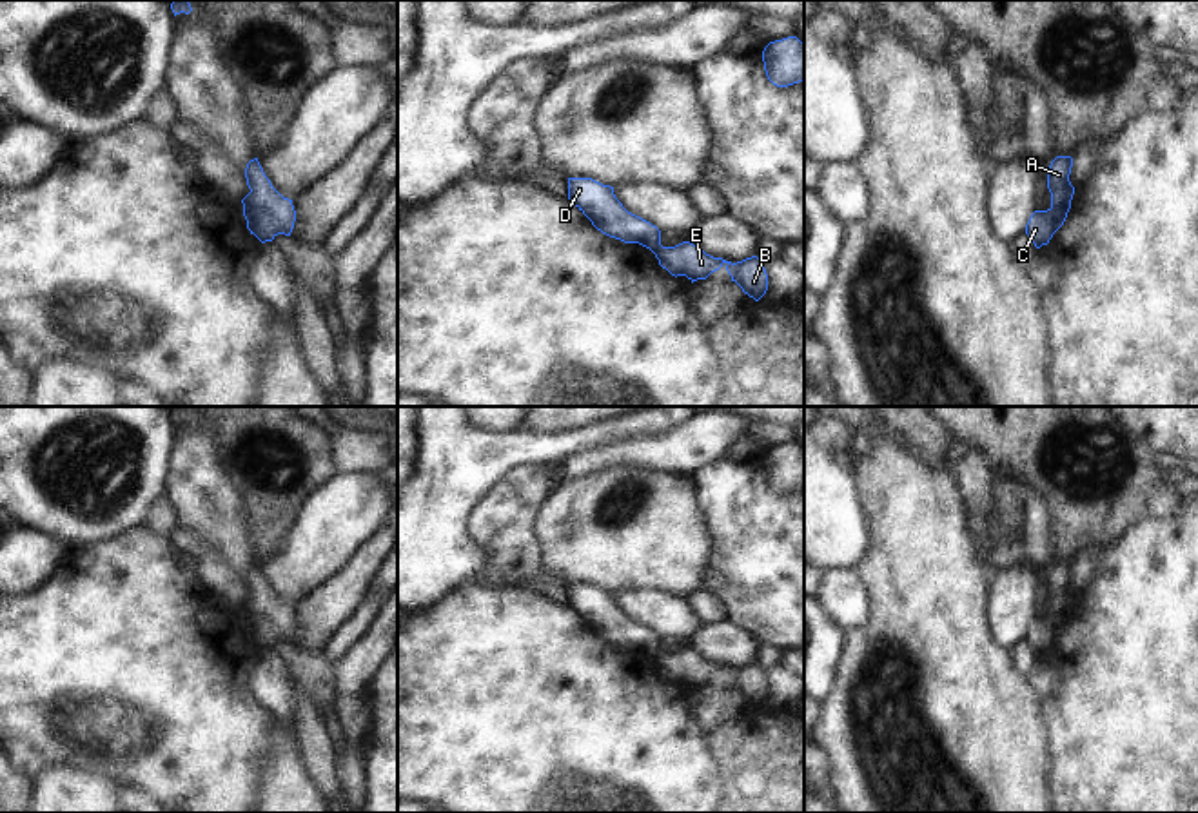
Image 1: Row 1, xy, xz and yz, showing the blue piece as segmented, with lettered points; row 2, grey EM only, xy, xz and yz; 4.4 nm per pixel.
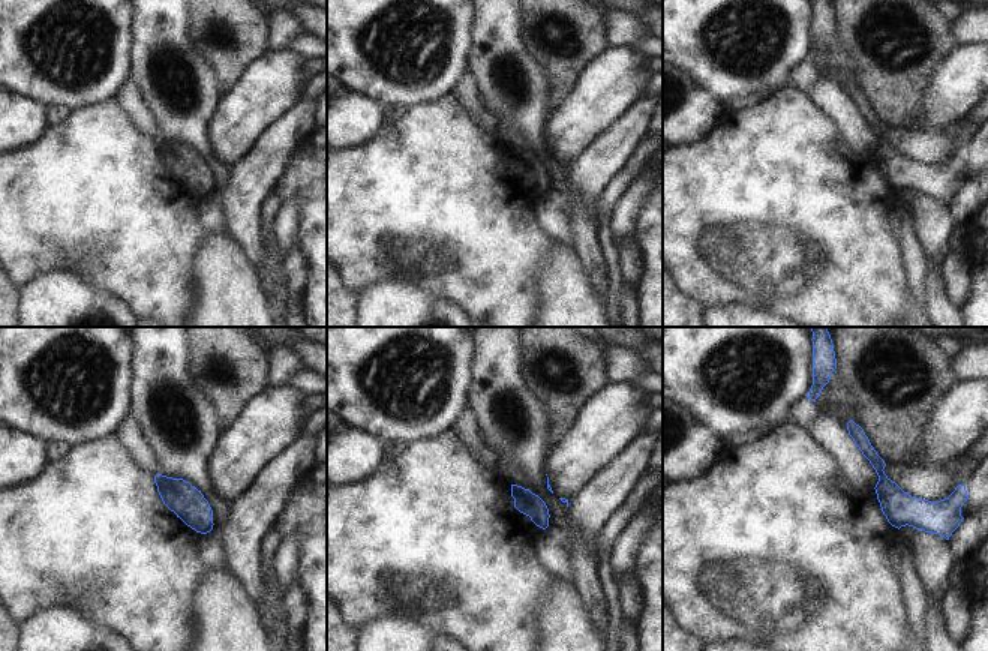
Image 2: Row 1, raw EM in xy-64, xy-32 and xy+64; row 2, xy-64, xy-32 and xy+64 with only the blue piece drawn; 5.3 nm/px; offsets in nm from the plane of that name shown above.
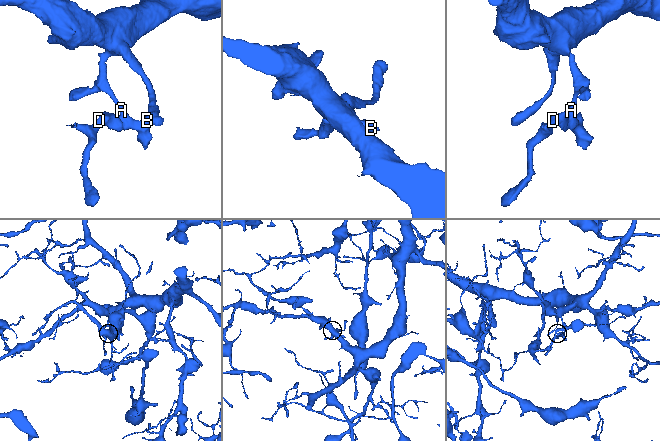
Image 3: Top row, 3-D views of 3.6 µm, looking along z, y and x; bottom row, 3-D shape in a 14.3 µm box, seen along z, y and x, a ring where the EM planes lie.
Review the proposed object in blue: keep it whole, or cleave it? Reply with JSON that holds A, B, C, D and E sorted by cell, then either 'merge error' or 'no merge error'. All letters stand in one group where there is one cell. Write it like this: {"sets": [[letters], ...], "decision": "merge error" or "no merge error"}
{"sets": [["A", "B", "E"], ["C", "D"]], "decision": "merge error"}

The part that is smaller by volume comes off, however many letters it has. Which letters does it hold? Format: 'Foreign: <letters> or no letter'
Foreign: C, D.

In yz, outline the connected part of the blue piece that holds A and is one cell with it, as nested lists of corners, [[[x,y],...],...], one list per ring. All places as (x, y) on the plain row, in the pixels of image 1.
[[[1056,563],[1047,575],[1047,595],[1051,599],[1051,617],[1055,621],[1055,639],[1064,632],[1071,615],[1075,593],[1069,588],[1073,573],[1071,563]]]

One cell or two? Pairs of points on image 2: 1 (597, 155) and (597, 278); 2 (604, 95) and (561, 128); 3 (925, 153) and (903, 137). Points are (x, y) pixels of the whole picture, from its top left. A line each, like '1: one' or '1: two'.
1: one
2: one
3: one

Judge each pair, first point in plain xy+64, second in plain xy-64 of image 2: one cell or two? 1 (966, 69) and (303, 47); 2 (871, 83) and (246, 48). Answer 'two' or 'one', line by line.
1: two
2: one

